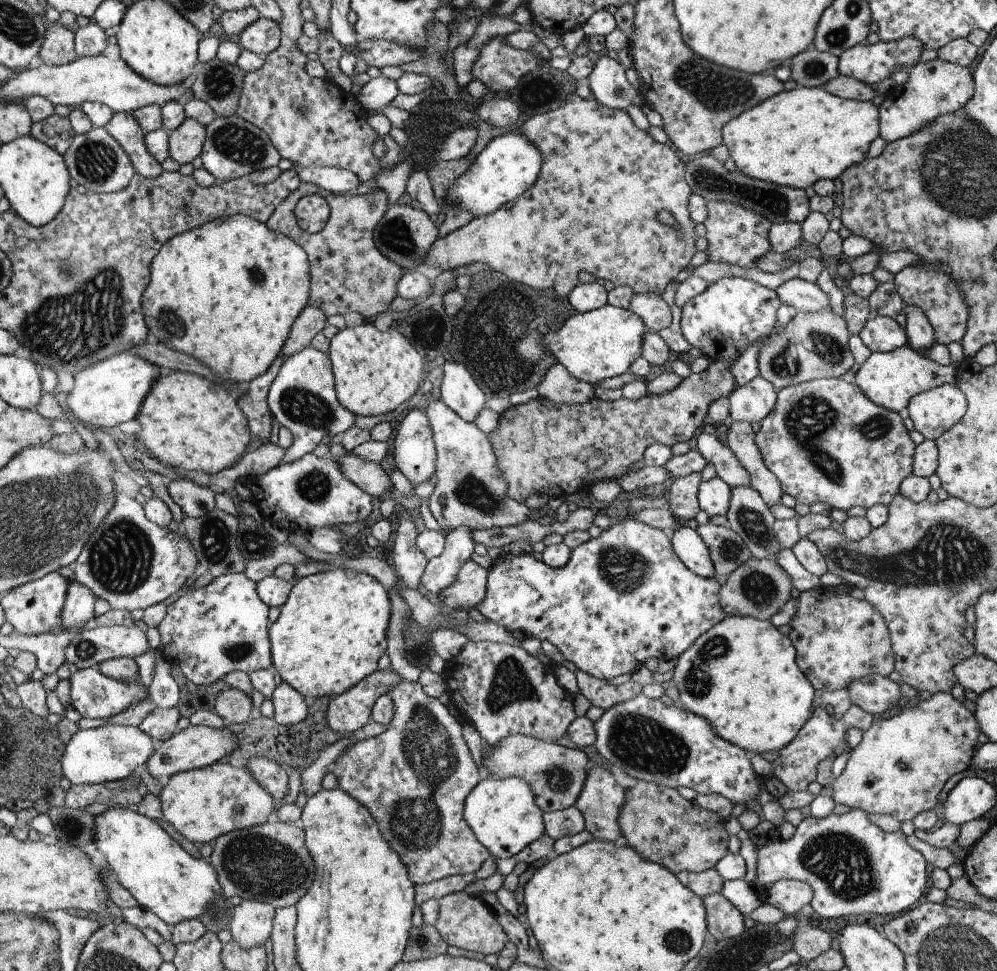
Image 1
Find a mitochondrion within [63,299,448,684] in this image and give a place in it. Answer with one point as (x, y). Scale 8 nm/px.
(121, 559)

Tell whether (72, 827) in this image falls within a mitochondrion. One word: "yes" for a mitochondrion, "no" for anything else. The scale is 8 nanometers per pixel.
yes

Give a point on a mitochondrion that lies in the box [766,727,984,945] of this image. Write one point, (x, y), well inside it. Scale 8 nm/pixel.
(841, 862)

